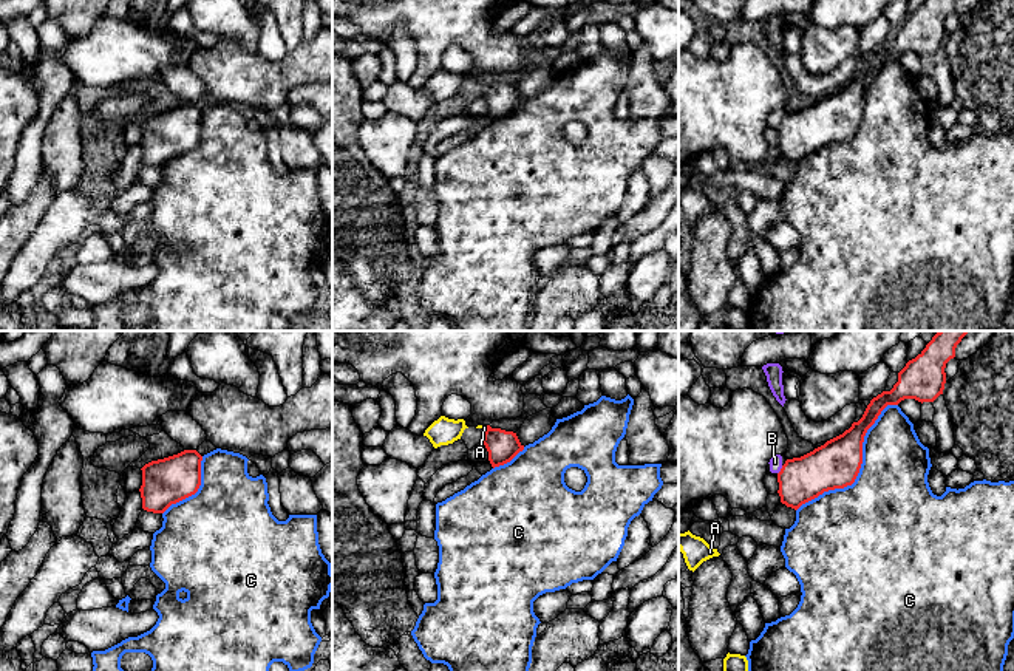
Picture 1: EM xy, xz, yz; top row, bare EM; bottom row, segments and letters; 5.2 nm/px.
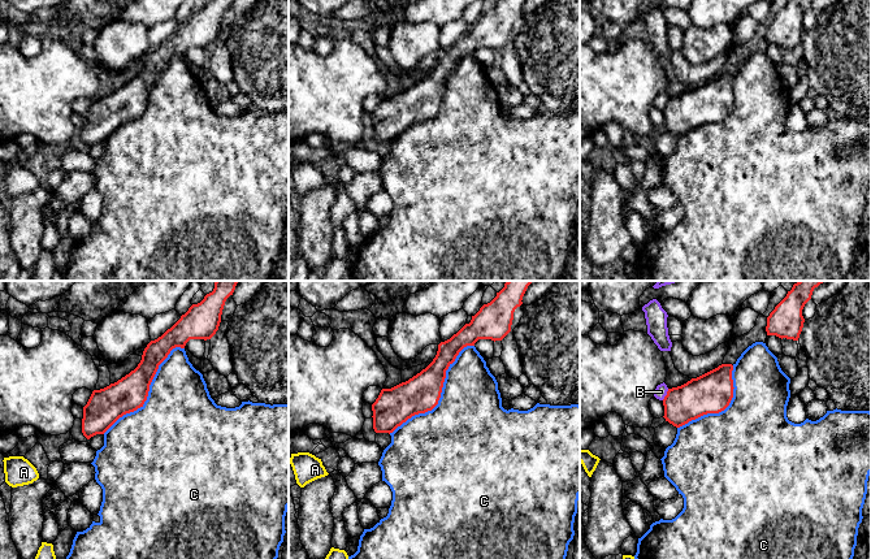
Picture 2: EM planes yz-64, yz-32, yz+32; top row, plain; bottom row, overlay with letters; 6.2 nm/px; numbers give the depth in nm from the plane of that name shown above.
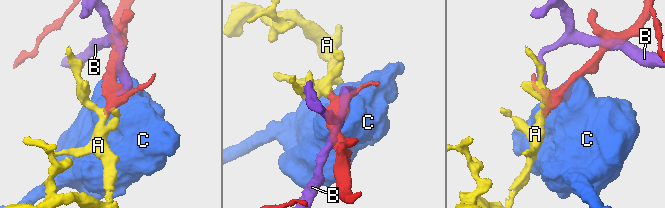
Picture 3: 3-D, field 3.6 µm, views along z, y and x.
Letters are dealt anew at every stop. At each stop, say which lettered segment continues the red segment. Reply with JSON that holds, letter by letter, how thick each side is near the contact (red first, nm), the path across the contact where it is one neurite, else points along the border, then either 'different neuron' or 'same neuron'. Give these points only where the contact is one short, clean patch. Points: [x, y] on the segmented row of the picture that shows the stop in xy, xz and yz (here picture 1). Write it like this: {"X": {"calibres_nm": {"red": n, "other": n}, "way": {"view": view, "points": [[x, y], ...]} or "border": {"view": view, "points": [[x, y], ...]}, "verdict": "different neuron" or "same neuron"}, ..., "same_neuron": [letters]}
{"A": {"calibres_nm": {"red": 160, "other": 30}, "way": {"view": "xz", "points": [[503, 446], [487, 429], [484, 427]]}, "verdict": "same neuron"}, "B": {"calibres_nm": {"red": 240, "other": 70}, "border": {"view": "yz", "points": [[782, 466], [778, 473]]}, "verdict": "different neuron"}, "C": {"calibres_nm": {"red": 240, "other": 440}, "verdict": "different neuron"}, "same_neuron": ["A"]}

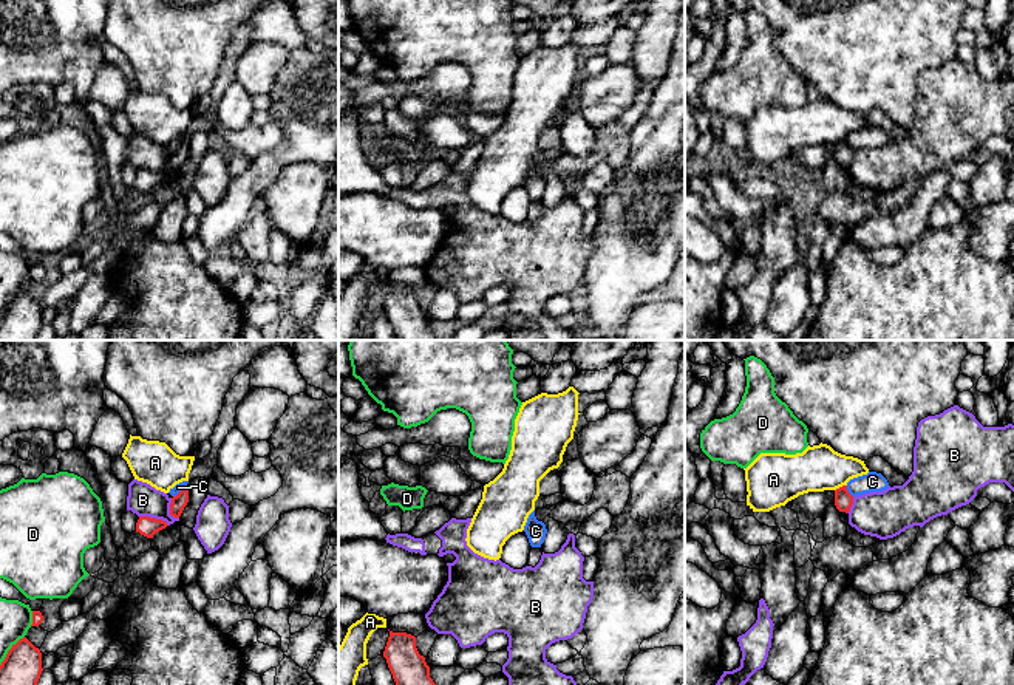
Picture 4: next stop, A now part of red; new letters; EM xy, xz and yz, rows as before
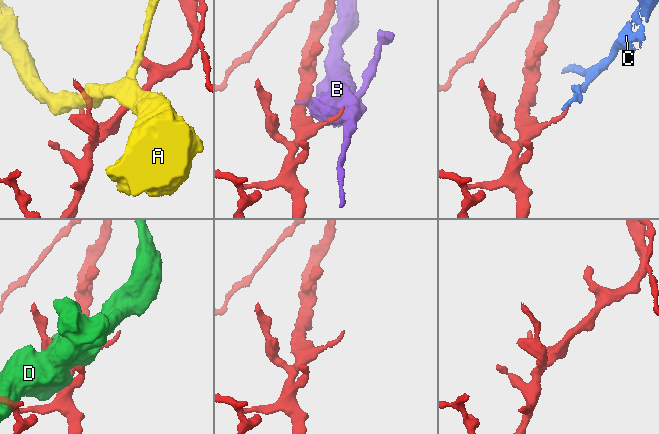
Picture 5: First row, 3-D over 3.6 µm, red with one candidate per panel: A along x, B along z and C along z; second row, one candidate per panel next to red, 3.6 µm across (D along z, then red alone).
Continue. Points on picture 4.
{"A": {"calibres_nm": {"red": 100, "other": 240}, "verdict": "different neuron"}, "B": {"calibres_nm": {"red": 100, "other": 160}, "border": {"view": "xy", "points": [[139, 515], [161, 518], [169, 524]]}, "verdict": "different neuron"}, "C": {"calibres_nm": {"red": 80, "other": 50}, "border": {"view": "xy", "points": [[186, 484], [173, 497]]}, "verdict": "different neuron"}, "D": {"calibres_nm": {"red": 60, "other": 170}, "verdict": "different neuron"}, "same_neuron": []}

